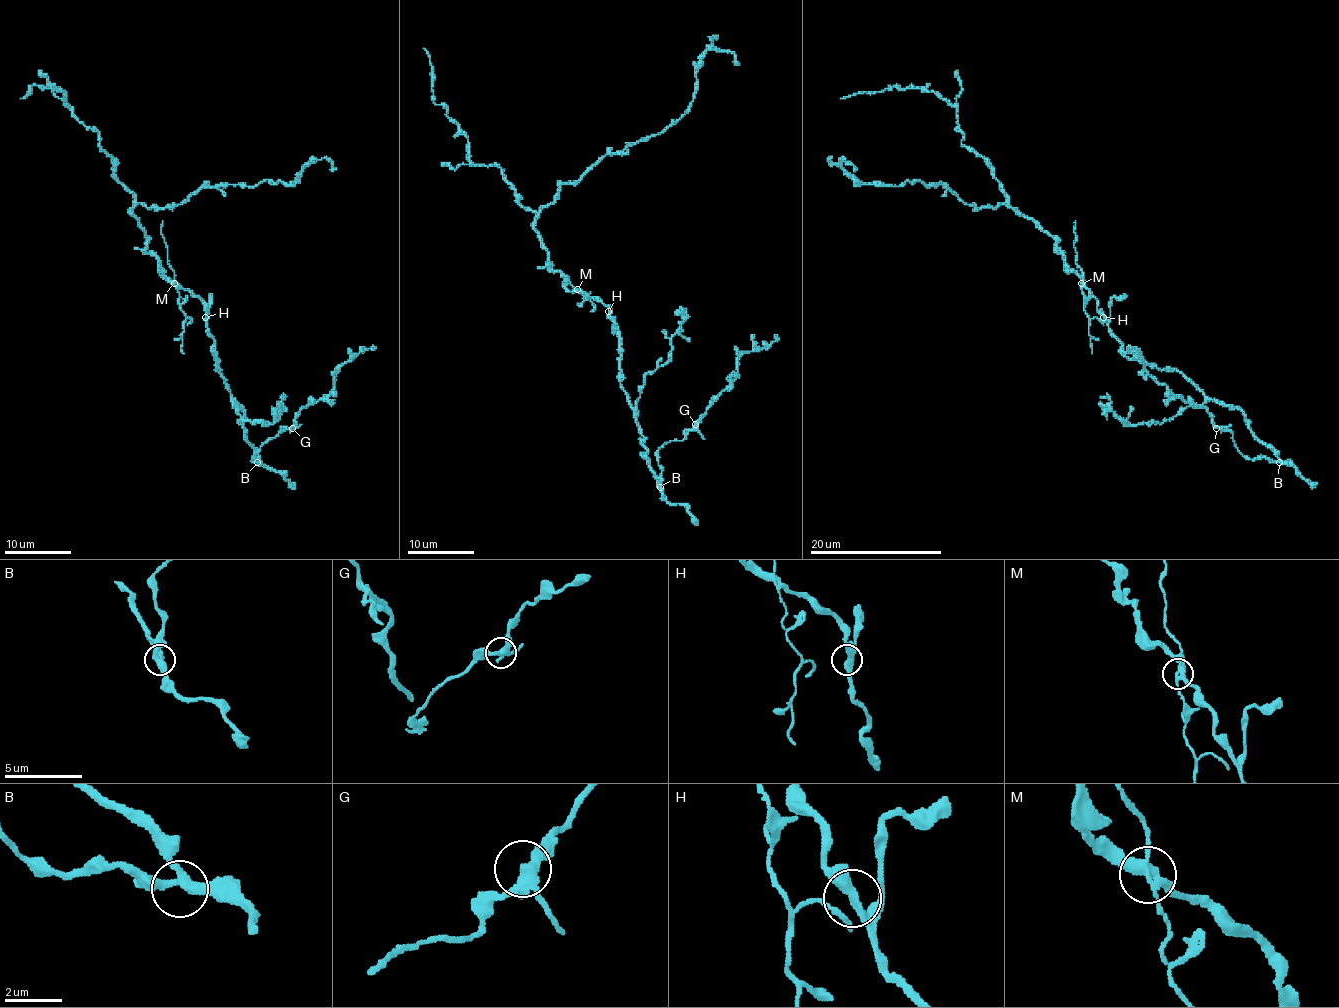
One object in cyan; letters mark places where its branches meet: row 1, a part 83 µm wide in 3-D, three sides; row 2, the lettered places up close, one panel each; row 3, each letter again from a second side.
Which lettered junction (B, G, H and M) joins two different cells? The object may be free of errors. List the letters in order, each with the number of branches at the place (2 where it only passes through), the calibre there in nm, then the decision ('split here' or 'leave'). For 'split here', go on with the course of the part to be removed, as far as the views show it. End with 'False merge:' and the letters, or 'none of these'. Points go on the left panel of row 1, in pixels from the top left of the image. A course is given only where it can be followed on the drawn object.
B: 3 | 300 nm | leave
G: 4 | 320 nm | leave
H: 3 | 280 nm | leave
M: 4 | 320 nm | split here | (174, 284), (179, 294), (179, 308), (186, 317), (181, 348), (184, 353)
False merge: M

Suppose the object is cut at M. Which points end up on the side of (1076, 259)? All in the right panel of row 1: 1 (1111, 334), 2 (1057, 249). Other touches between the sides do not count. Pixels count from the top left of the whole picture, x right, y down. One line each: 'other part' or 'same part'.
1: other part
2: other part

